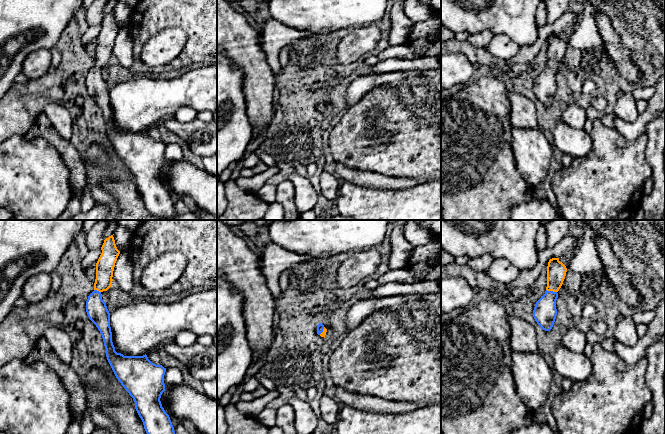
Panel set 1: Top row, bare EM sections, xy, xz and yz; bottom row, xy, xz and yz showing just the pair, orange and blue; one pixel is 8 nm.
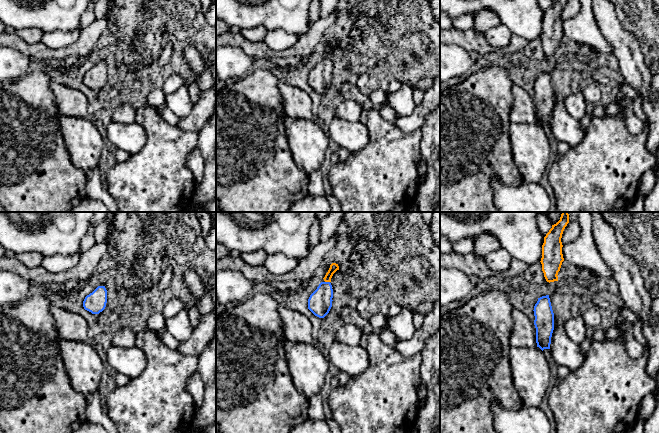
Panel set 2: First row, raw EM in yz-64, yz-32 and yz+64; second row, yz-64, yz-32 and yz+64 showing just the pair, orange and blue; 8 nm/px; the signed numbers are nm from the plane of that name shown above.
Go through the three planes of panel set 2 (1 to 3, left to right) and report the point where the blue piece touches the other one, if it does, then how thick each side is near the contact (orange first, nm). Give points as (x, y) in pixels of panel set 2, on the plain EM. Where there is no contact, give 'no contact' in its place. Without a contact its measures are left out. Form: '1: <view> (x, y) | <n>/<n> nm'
1: no contact
2: yz-32 (327, 57) | 70/190 nm
3: no contact

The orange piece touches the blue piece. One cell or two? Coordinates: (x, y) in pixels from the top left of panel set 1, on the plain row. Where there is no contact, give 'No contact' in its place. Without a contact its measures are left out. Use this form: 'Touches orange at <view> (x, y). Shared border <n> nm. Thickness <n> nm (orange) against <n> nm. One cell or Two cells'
Touches orange at yz (551, 66). Shared border 90 nm. Thickness 160 nm (orange) against 190 nm. One cell

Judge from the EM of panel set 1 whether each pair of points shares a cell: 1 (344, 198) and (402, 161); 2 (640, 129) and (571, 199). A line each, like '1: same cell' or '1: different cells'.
1: different cells
2: different cells

